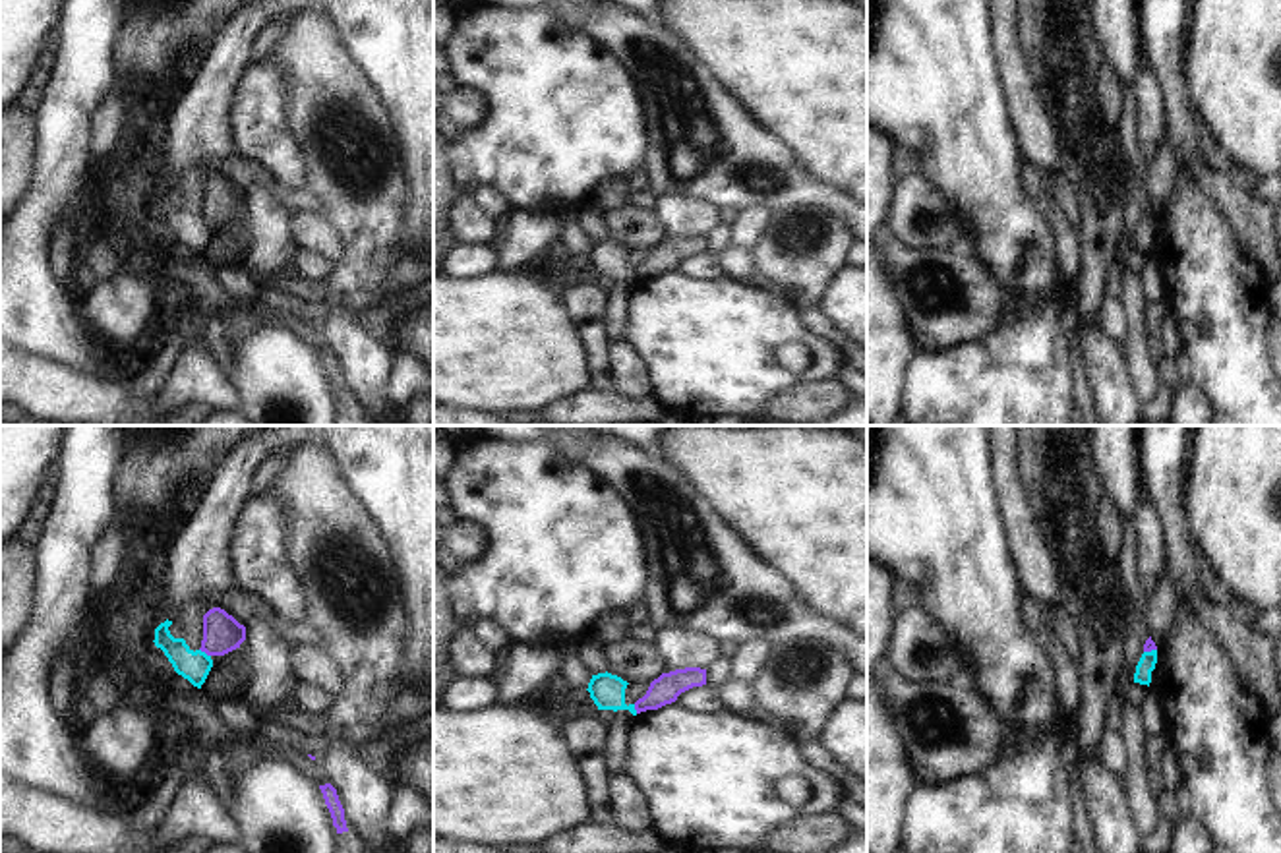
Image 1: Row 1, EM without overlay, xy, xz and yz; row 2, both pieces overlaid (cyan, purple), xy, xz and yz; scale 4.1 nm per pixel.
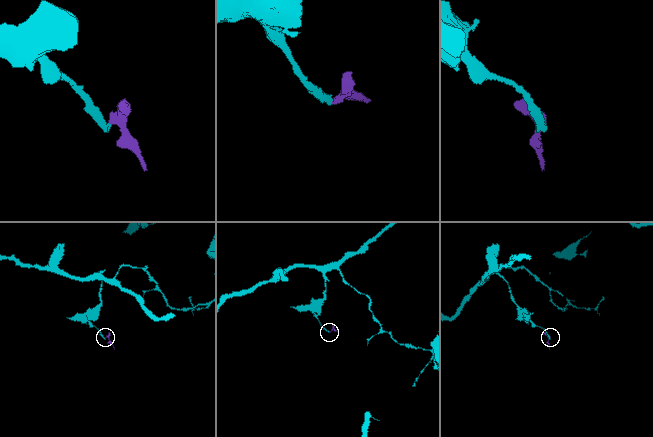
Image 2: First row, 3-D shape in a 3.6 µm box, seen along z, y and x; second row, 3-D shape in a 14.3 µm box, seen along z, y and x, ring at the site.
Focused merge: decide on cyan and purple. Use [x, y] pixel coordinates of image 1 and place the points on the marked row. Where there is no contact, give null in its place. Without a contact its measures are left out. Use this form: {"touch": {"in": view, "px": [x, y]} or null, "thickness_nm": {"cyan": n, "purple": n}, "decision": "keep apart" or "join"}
{"touch": {"in": "xy", "px": [204, 652]}, "thickness_nm": {"cyan": 130, "purple": 160}, "decision": "keep apart"}

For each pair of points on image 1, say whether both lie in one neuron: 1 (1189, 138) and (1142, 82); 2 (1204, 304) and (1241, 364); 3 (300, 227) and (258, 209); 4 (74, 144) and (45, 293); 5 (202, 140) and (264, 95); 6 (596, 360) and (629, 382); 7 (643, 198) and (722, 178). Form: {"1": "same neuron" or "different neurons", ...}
{"1": "different neurons", "2": "same neuron", "3": "different neurons", "4": "same neuron", "5": "different neurons", "6": "different neurons", "7": "different neurons"}

